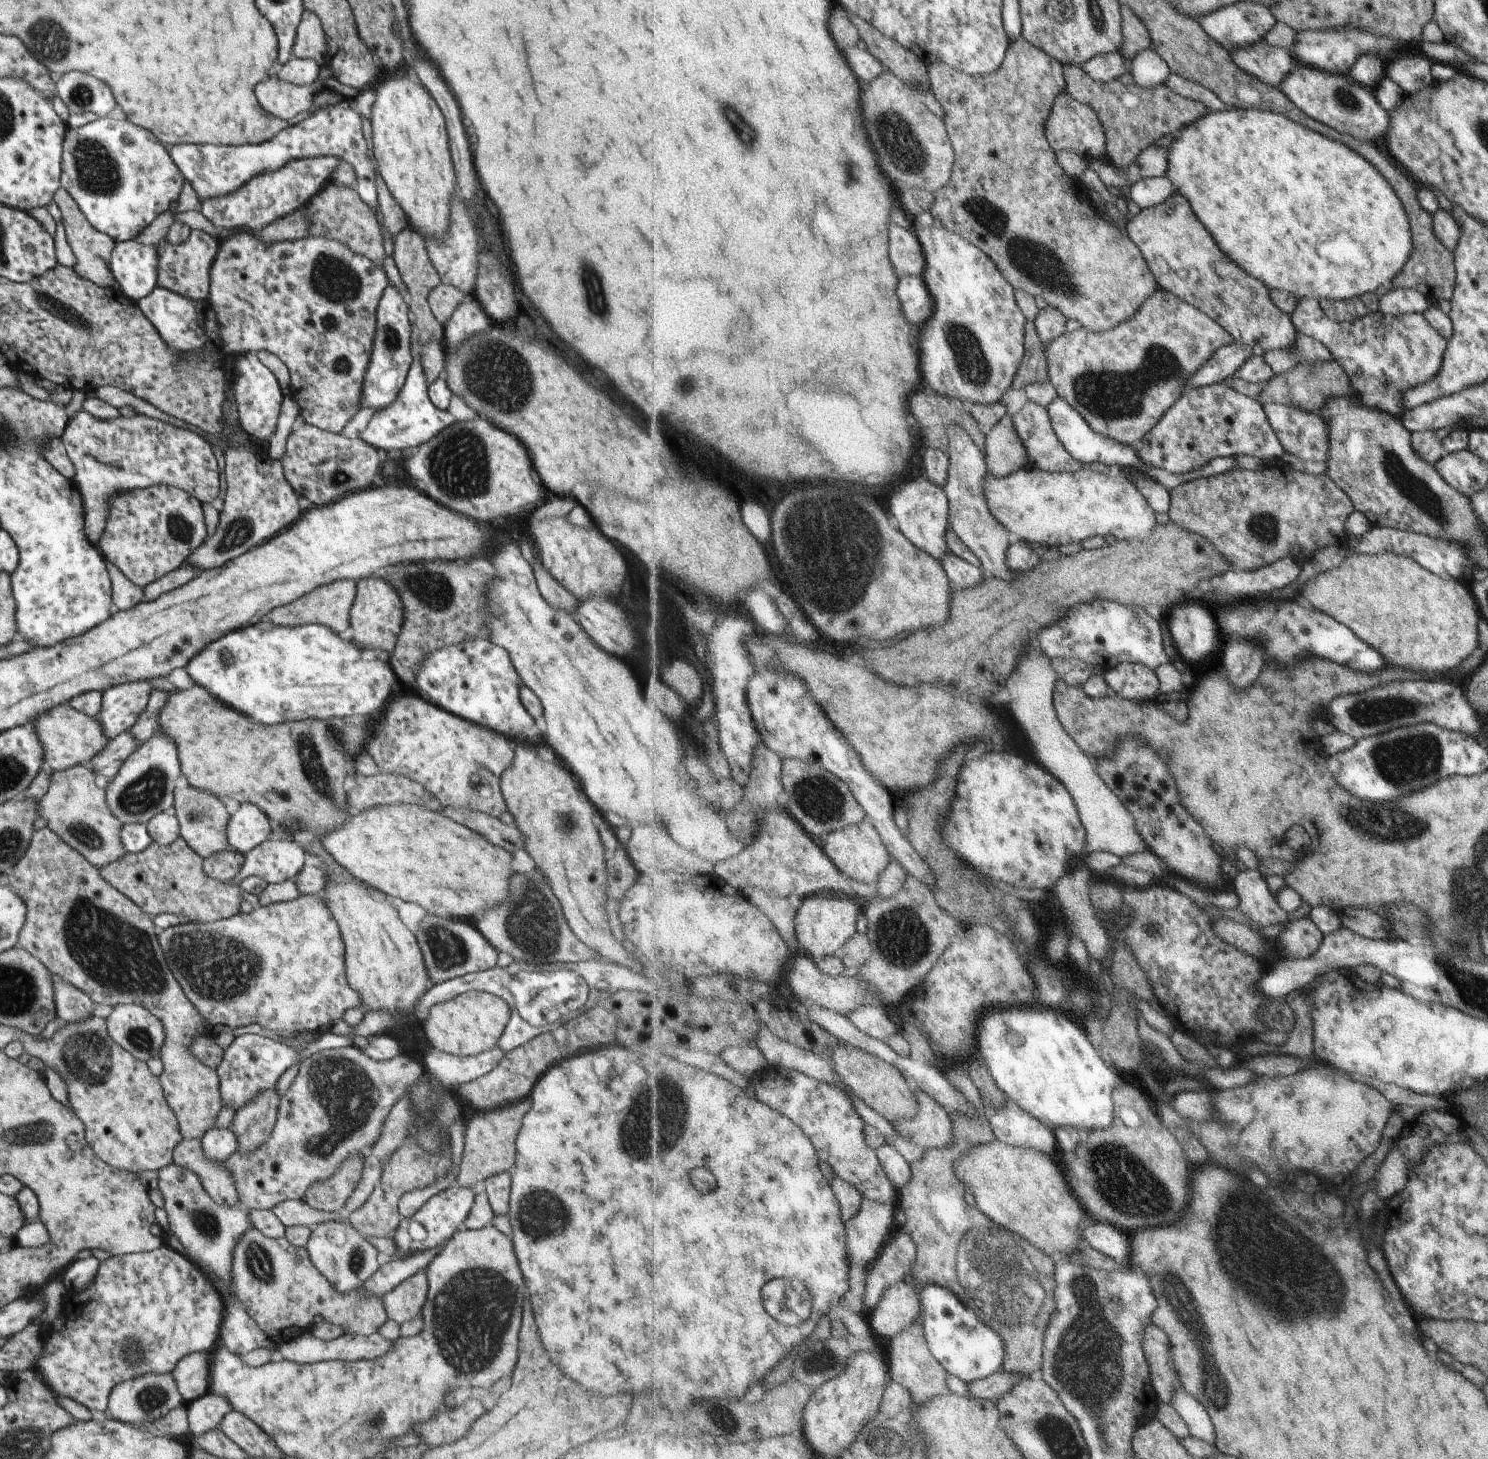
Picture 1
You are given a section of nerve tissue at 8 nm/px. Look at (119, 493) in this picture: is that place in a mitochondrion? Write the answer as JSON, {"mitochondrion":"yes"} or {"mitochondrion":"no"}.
{"mitochondrion":"no"}

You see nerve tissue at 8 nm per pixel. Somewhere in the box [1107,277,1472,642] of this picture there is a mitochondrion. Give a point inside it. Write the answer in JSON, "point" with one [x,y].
{"point":[1419,494]}

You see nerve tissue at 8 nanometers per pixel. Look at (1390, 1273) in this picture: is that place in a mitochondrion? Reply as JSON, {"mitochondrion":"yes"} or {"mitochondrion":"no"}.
{"mitochondrion":"no"}

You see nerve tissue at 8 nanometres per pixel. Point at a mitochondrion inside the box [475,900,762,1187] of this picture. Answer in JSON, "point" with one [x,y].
{"point":[653,1120]}

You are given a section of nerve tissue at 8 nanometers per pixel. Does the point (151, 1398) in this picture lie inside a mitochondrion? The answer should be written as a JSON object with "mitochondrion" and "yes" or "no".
{"mitochondrion":"yes"}

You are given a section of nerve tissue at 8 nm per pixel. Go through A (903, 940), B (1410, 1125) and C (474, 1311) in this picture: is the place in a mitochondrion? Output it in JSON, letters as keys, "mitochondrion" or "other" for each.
{"A":"mitochondrion","B":"other","C":"mitochondrion"}

